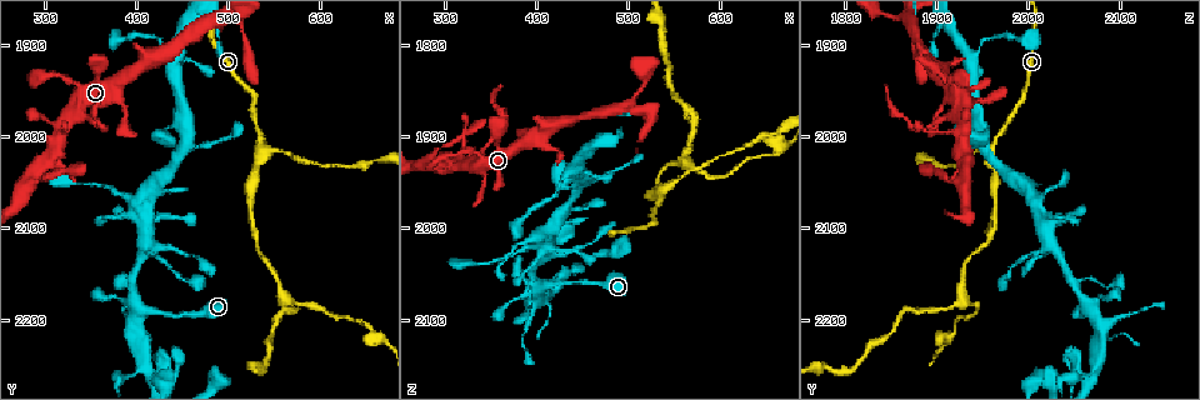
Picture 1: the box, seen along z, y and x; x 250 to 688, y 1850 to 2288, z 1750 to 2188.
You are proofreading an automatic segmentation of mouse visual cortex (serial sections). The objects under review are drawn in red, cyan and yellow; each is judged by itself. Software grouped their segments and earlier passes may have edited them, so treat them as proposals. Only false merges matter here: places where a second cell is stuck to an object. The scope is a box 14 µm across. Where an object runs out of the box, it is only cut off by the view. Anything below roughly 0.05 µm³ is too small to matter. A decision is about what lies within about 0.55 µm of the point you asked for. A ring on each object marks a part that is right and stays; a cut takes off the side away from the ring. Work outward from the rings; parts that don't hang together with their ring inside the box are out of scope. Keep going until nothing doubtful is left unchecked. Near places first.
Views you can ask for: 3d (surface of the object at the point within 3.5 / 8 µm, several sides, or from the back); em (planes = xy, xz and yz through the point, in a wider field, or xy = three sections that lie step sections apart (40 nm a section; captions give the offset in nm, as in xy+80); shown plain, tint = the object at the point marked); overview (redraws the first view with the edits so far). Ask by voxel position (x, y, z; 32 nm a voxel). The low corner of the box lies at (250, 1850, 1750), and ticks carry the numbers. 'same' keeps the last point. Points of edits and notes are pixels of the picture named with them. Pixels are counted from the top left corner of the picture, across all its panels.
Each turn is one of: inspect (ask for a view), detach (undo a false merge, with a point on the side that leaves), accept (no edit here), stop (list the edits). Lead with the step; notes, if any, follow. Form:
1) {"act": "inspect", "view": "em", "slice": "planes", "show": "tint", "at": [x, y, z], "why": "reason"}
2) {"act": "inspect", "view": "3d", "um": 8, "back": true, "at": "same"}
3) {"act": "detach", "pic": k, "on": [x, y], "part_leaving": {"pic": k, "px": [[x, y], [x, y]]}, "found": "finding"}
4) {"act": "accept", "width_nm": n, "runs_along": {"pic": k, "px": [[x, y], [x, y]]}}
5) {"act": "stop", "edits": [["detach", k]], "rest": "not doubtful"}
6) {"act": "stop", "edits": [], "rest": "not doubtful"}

{"act": "inspect", "view": "3d", "um": 3.5, "at": [340, 1980, 1915], "why": "sudden change in width"}

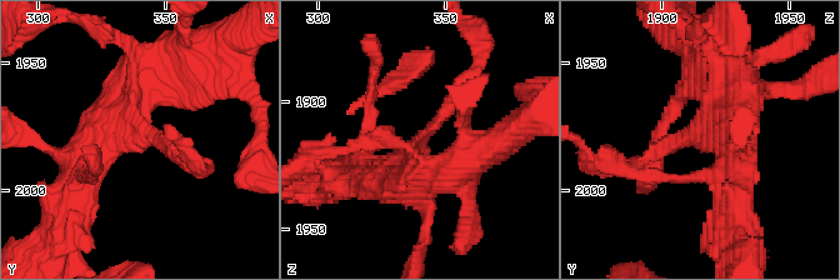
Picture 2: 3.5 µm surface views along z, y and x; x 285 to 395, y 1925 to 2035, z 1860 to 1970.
{"act": "inspect", "view": "em", "slice": "xy", "step": 2, "show": "tint", "at": [341, 1980, 1915], "arm_widths_nm": [200, 500], "why": "need the tissue"}

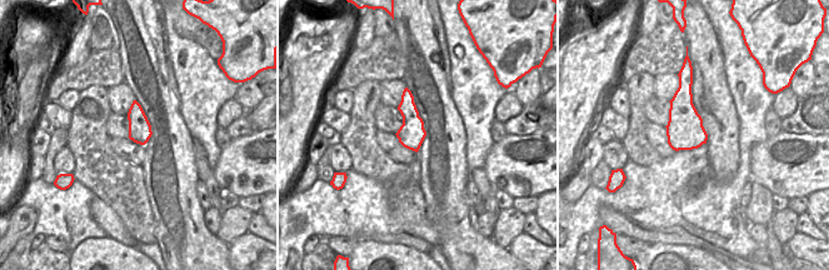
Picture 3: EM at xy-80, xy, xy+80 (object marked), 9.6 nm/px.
{"act": "inspect", "view": "em", "slice": "xy", "step": 3, "show": "tint", "at": "same", "why": "another direction"}

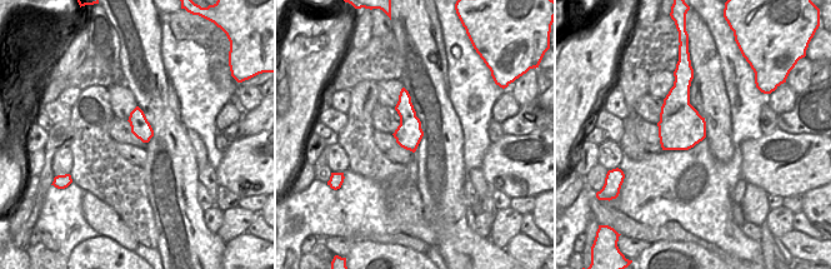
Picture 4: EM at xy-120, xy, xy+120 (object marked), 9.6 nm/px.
{"act": "accept", "runs_along": {"pic": 2, "px": [[736, 81], [708, 139], [644, 161]]}, "found": "continuous, no second cell"}

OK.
{"act": "inspect", "view": "3d", "um": 3.5, "back": true, "at": [540, 2015, 1960], "why": "three arms meet"}

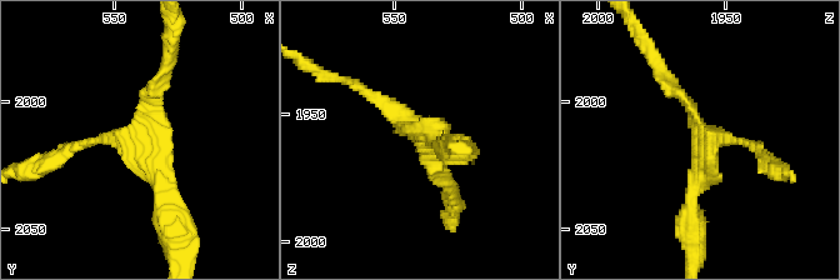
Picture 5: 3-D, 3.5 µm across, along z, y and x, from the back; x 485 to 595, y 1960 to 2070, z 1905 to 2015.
{"act": "inspect", "view": "em", "slice": "xy", "step": 1, "show": "tint", "at": [536, 2013, 1959], "arms": 3, "arm_widths_nm": [150, 150, 250], "why": "need the tissue"}

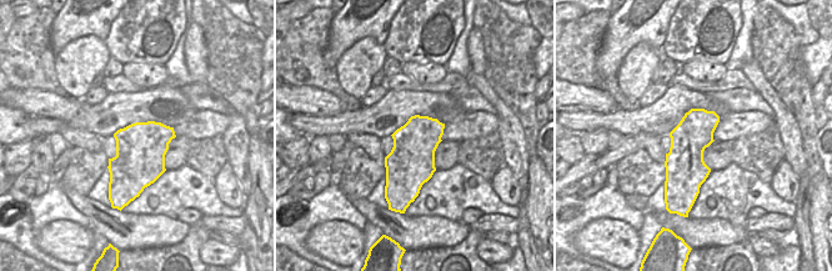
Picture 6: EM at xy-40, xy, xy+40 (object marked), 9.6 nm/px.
{"act": "accept", "runs_along": {"pic": 5, "px": [[660, 65], [704, 134], [689, 210]]}, "found": "continuous, no second cell"}

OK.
{"act": "inspect", "view": "3d", "um": 3.5, "at": [565, 2180, 1925], "why": "arms part here"}

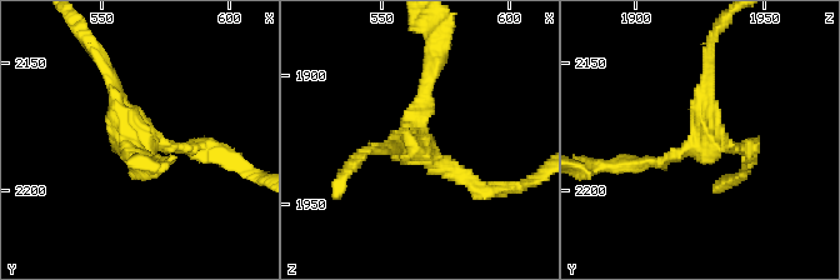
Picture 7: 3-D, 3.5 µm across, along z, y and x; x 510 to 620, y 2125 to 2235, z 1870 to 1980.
{"act": "inspect", "view": "em", "slice": "xy", "step": 3, "show": "tint", "at": [563, 2181, 1929], "arms": 3, "arm_widths_nm": [150, 150, 200], "why": "shape alone is not enough"}

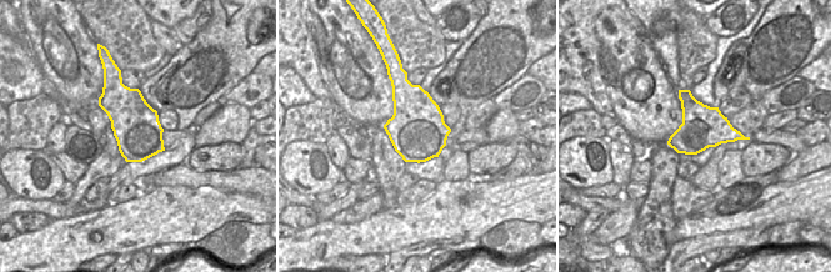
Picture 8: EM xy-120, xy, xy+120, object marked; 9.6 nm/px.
{"act": "accept", "runs_along": {"pic": 7, "px": [[710, 65], [708, 141], [634, 164]]}, "found": "continuous, no second cell"}

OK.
{"act": "inspect", "view": "em", "slice": "xy", "step": 2, "show": "tint", "at": [665, 2220, 1910], "why": "thick turns thin"}

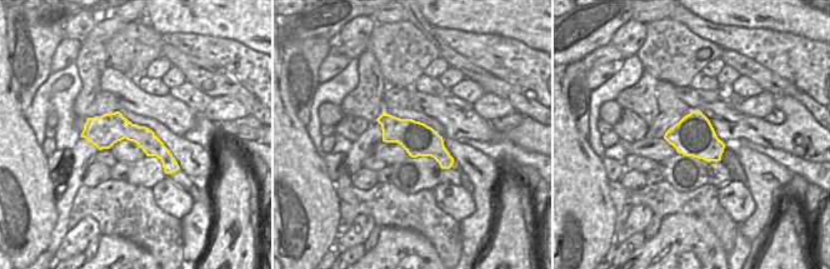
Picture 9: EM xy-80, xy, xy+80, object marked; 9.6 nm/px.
{"act": "inspect", "view": "3d", "um": 3.5, "back": true, "at": "same"}

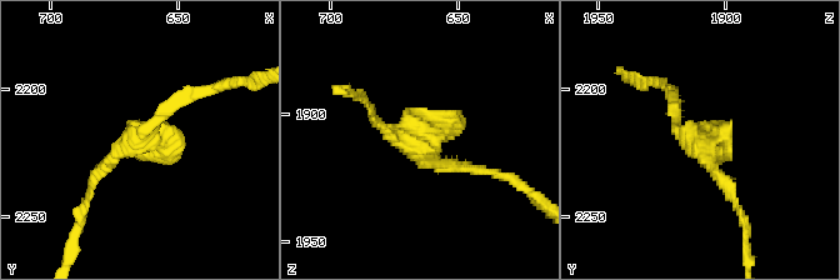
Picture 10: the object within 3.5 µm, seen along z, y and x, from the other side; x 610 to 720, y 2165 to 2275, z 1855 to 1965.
{"act": "accept", "runs_along": {"pic": 9, "px": [[89, 121], [141, 135], [175, 167]]}, "found": "all the same cell"}

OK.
{"act": "stop", "edits": [], "rest": "not doubtful"}

